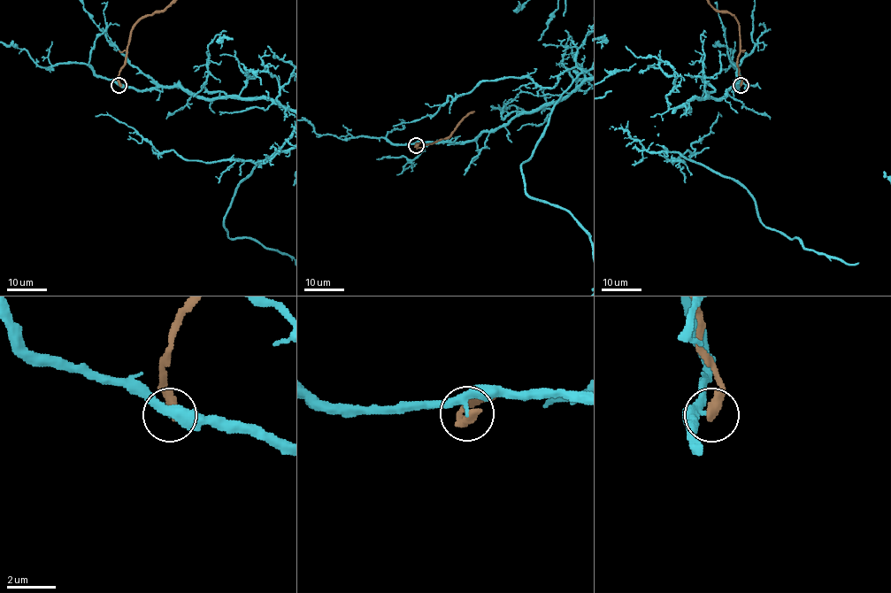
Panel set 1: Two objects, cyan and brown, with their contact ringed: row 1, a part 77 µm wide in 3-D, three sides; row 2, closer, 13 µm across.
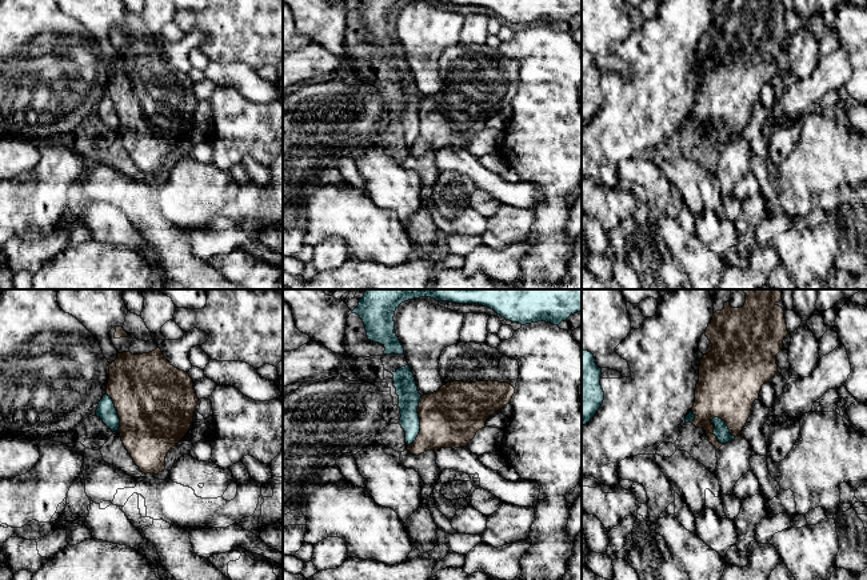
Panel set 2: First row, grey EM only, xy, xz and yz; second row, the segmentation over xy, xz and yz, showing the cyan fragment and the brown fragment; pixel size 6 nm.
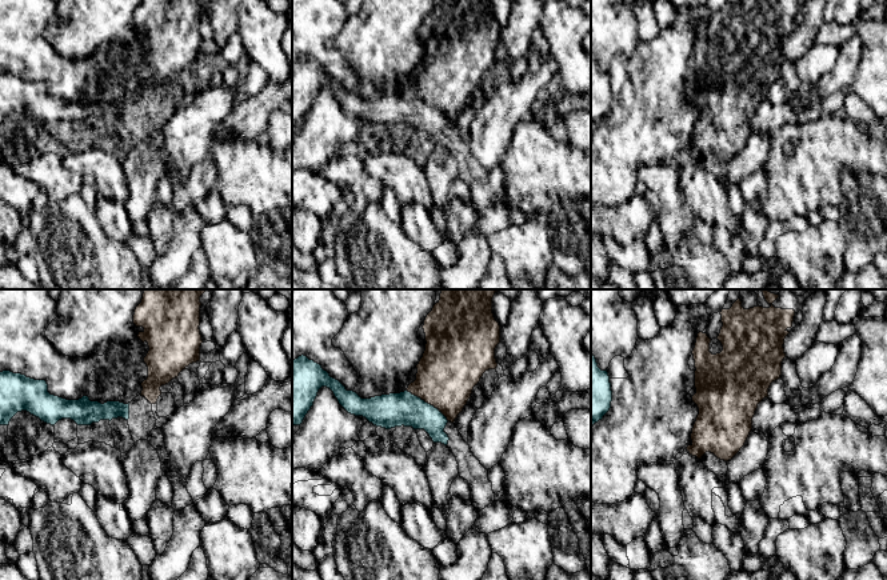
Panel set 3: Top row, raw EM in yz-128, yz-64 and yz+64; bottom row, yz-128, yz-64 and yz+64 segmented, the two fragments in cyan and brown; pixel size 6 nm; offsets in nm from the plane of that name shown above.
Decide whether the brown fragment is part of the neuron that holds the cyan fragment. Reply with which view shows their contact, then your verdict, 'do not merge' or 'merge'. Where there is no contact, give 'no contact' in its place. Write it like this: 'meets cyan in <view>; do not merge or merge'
meets cyan in yz; do not merge

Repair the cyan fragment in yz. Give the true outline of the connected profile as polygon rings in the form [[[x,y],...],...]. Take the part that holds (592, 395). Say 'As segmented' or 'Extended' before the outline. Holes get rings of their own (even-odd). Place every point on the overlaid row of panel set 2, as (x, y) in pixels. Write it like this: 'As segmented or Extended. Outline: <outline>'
As segmented. Outline: [[[582,351],[582,427],[591,421],[604,400],[600,385],[602,368],[588,351]]]

